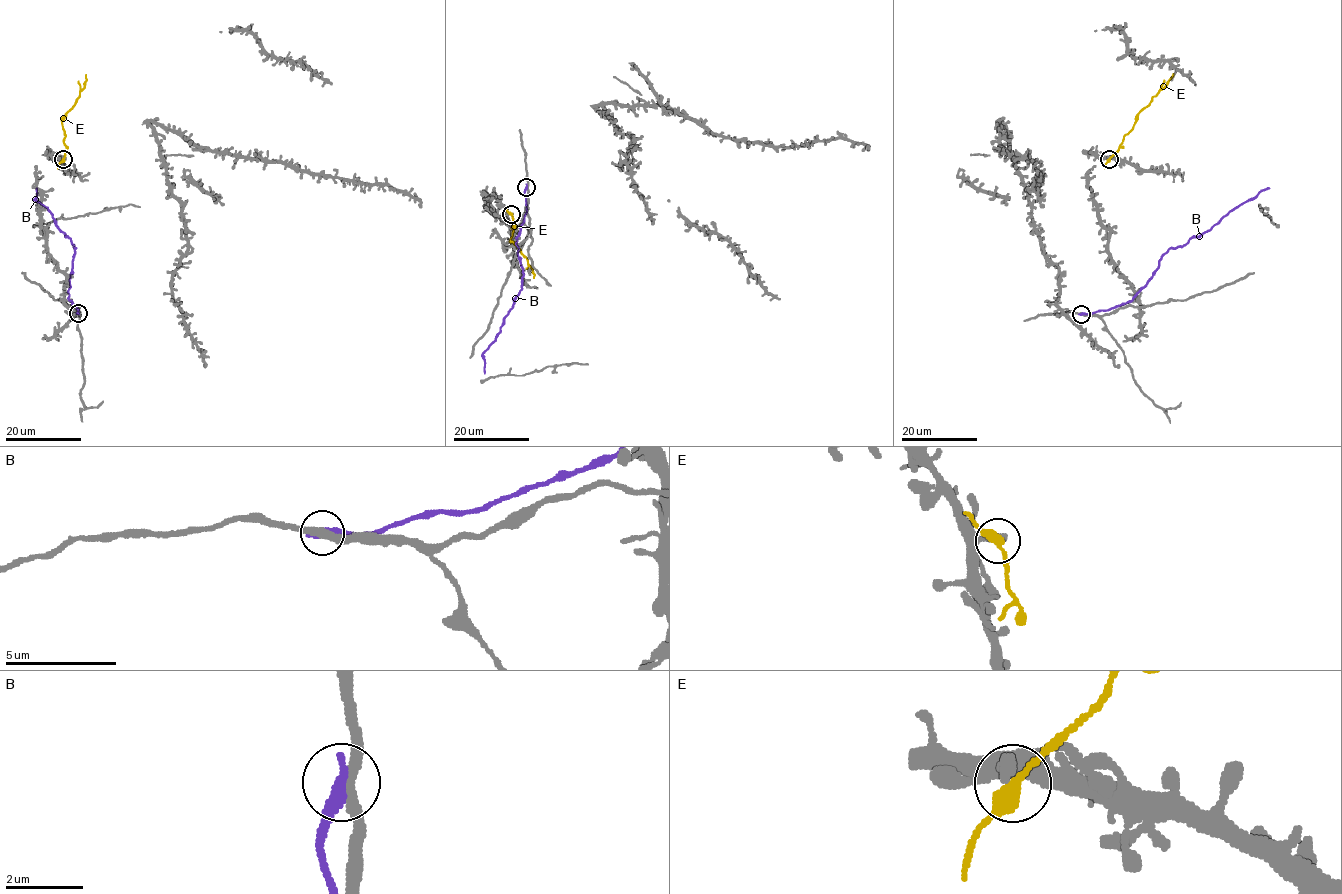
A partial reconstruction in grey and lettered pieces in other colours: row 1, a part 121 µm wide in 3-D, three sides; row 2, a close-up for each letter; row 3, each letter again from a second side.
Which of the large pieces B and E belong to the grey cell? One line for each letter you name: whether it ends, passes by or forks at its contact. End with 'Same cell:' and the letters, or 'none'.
Same cell: none

